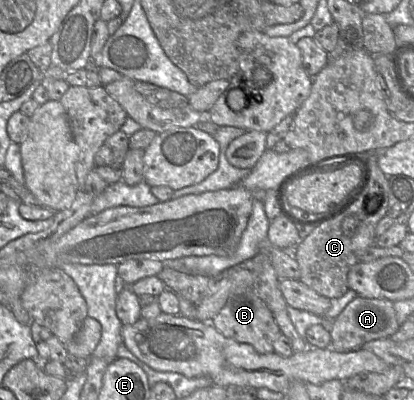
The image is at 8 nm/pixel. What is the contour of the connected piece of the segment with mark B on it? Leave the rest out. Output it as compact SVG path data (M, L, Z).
M253 289L230 296L210 323L224 336L251 345L258 353L274 353L273 344L282 333L272 312Z

